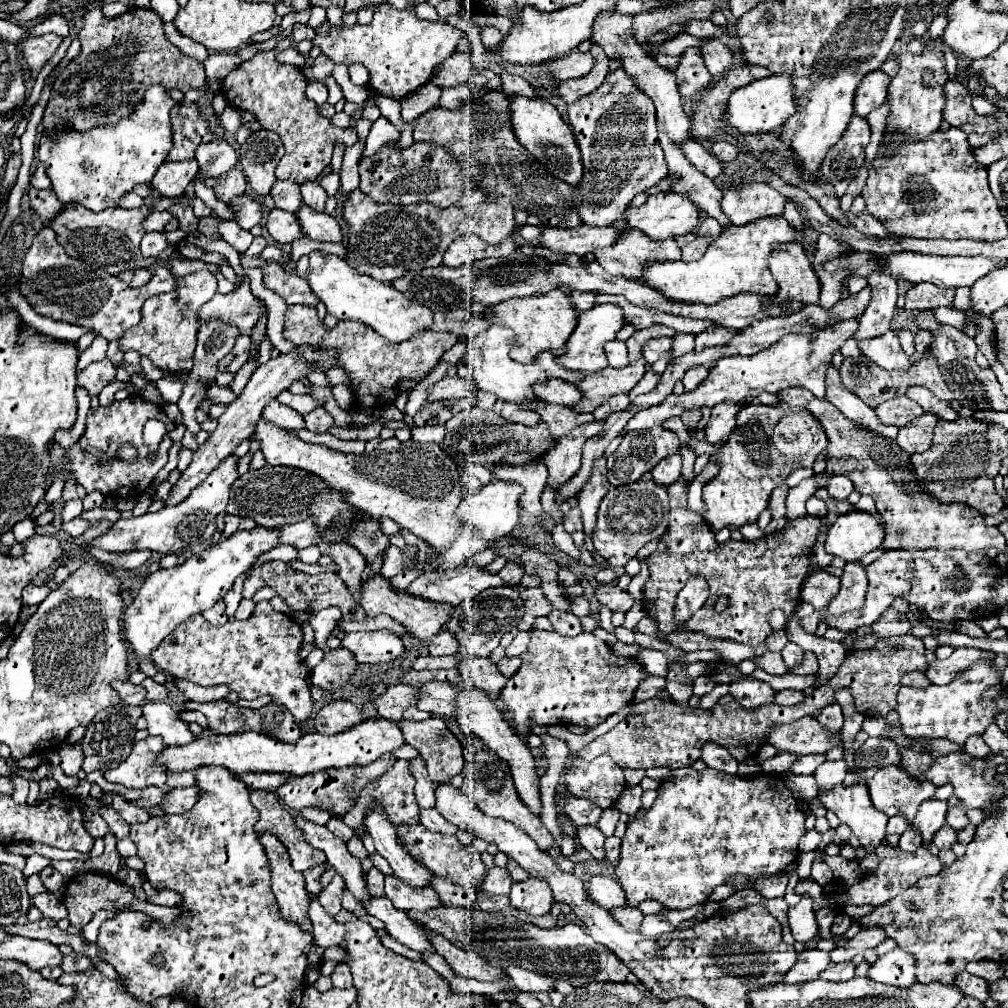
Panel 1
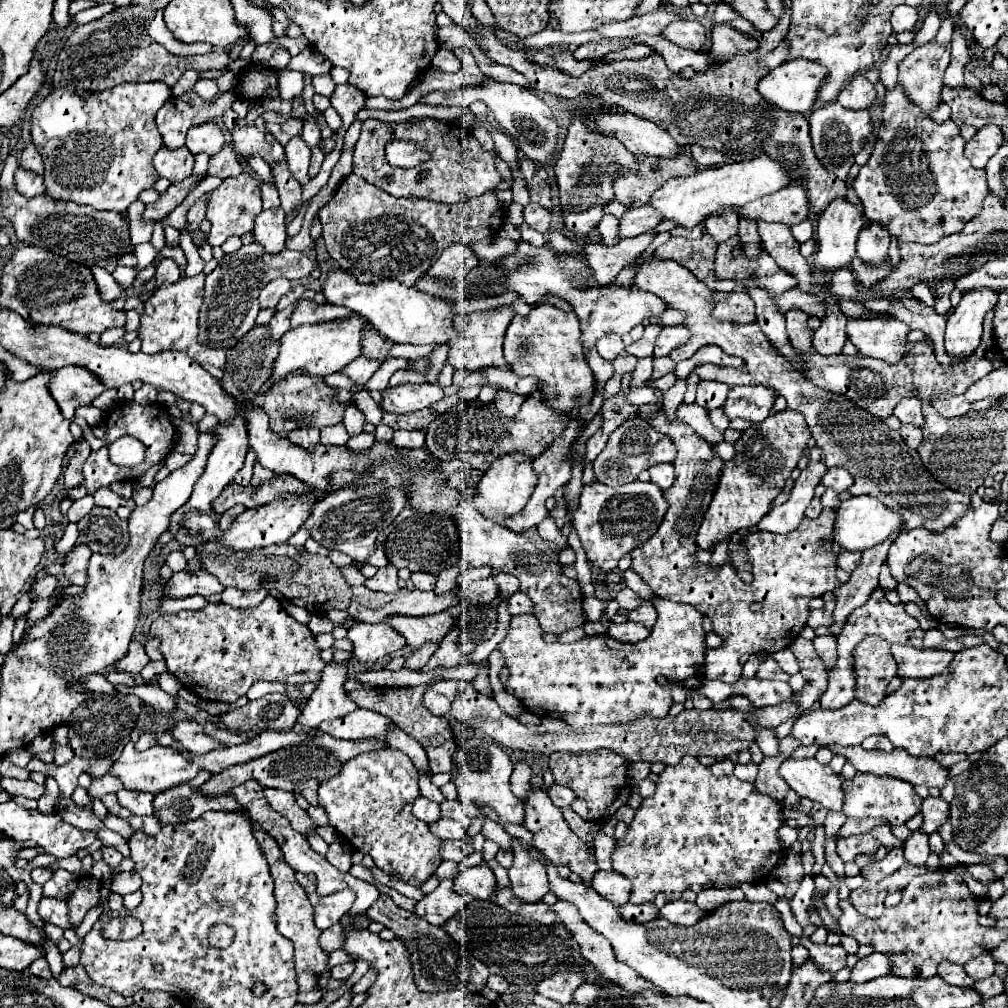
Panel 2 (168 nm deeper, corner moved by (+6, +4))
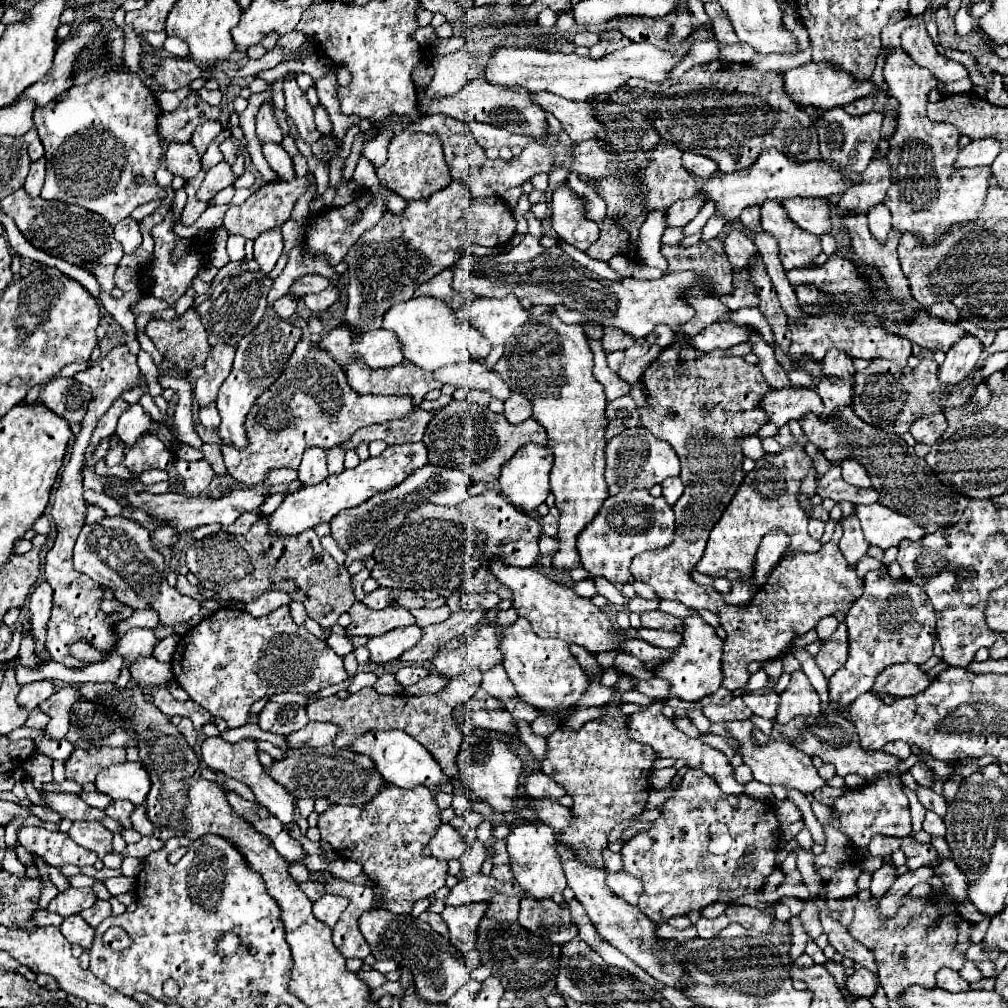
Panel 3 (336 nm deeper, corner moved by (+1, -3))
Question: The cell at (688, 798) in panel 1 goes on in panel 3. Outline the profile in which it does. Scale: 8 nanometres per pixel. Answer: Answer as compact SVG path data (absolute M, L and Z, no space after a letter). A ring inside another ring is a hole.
M689 770L683 776L675 796L661 806L661 816L649 832L633 836L621 850L623 868L643 880L643 894L639 908L653 922L667 922L673 916L685 916L693 910L701 910L709 904L731 902L747 892L755 892L763 886L765 878L775 870L775 854L779 842L779 822L773 808L747 794L729 796L723 794L711 776L701 770Z

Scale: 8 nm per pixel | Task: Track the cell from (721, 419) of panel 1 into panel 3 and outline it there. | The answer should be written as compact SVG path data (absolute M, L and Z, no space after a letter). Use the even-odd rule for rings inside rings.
M783 388L771 390L761 402L761 408L771 416L771 422L783 426L791 420L801 420L807 414L819 416L823 412L821 398L813 388Z

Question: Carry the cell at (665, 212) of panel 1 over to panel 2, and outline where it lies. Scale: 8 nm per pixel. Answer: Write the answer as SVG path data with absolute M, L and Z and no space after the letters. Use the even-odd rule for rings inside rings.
M756 157L750 161L728 163L716 169L702 169L702 171L696 171L692 177L680 177L680 179L666 181L660 189L656 189L648 205L660 211L664 219L676 221L676 225L692 229L700 221L704 221L708 215L720 213L720 209L724 207L744 207L756 197L764 197L774 191L780 191L792 181L794 179L790 179L780 169L780 165L772 161L770 157Z

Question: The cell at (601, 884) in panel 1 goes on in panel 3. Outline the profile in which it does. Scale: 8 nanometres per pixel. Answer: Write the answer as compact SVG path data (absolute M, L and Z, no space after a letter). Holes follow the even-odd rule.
M627 872L607 874L607 886L613 890L613 894L617 894L623 900L627 900L629 904L637 904L639 896L643 894L641 880L629 876Z

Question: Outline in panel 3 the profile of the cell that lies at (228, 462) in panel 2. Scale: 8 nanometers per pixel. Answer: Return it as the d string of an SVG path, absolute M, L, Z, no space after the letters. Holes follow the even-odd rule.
M267 308L267 314L261 318L261 324L257 324L257 328L253 328L253 332L249 332L249 336L245 336L239 342L237 352L235 352L233 370L229 378L221 384L219 398L217 398L217 410L221 414L221 424L217 432L223 442L235 444L237 448L245 448L245 444L249 444L245 436L245 428L243 428L245 416L255 404L257 396L265 392L277 380L277 376L281 376L295 344L301 340L301 334L303 332L299 326L279 318L273 310Z

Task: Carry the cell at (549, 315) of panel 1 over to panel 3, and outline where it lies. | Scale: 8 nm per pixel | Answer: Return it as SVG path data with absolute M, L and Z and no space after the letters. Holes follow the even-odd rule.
M553 316L547 324L525 324L525 326L521 326L521 328L509 338L509 342L507 342L507 346L505 346L505 352L503 352L501 360L495 364L493 370L503 378L505 384L511 386L513 392L523 394L523 396L533 404L533 418L547 430L547 436L555 442L555 446L553 446L555 464L553 464L553 470L551 470L551 492L555 494L555 506L561 510L561 518L559 518L559 528L557 528L559 550L557 550L557 554L553 556L553 566L555 566L557 570L571 570L571 568L579 566L579 552L577 552L577 546L575 546L579 532L597 516L597 512L601 510L601 504L609 498L609 488L607 488L607 482L605 482L605 476L603 476L603 472L605 472L605 444L607 444L607 442L605 442L605 428L607 428L605 406L607 406L607 400L605 400L605 388L603 388L603 386L595 380L595 376L593 376L593 352L589 350L589 344L587 344L587 338L585 338L585 330L583 330L583 326L577 326L577 324L571 324L571 326L569 326L569 324L565 324L565 322L563 322L561 318L557 318L557 316Z

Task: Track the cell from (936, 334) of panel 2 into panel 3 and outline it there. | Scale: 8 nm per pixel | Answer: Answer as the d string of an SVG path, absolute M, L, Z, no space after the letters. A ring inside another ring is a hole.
M857 212L857 216L845 216L845 218L841 218L841 222L845 228L849 228L849 234L853 240L851 246L853 246L853 252L857 254L857 258L863 264L879 268L885 282L889 284L891 296L899 304L909 304L909 306L921 310L917 300L913 300L909 282L905 280L901 266L899 266L897 240L899 240L901 232L897 232L897 228L891 228L889 240L885 240L885 244L881 244L879 240L873 240L873 236L867 228L867 216L863 212Z

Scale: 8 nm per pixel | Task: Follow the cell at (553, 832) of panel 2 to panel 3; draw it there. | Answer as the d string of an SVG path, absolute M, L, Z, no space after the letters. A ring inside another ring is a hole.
M557 844L557 852L561 856L561 864L567 876L567 884L569 888L575 892L575 898L583 904L583 908L587 910L593 926L597 928L597 932L603 936L603 940L607 940L609 944L613 944L617 950L621 950L623 954L627 954L635 964L639 964L647 974L651 974L655 980L663 982L665 986L671 986L675 990L681 990L681 980L685 980L685 968L681 968L681 964L677 964L677 956L675 956L675 940L669 940L669 946L665 948L665 952L659 950L661 944L665 944L663 938L659 938L655 934L655 922L651 922L641 910L639 906L631 906L625 904L625 900L621 900L619 896L615 896L613 892L609 892L607 884L605 884L605 872L589 866L585 862L581 862L573 850L569 850L563 844Z

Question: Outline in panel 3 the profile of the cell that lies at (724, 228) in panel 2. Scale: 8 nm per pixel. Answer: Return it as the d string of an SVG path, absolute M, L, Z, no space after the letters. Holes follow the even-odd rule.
M731 230L723 238L723 242L725 242L725 252L727 252L733 268L743 268L753 256L757 256L757 248L751 242L751 238L747 238L739 230Z

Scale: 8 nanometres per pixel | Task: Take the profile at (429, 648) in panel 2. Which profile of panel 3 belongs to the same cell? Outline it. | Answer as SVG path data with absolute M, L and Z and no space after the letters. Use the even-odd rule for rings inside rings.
M403 666L403 668L399 668L399 672L395 674L397 682L399 682L403 688L419 682L419 680L425 678L425 676L427 676L427 670L425 670L423 666Z

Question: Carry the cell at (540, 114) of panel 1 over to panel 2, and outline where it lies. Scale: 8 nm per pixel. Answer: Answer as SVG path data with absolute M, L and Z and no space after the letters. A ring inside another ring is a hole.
M490 81L486 85L480 87L462 87L458 91L432 91L424 97L420 97L420 103L428 103L428 105L460 105L460 107L468 107L472 101L484 101L498 127L510 135L514 139L514 143L518 145L518 149L532 161L540 163L540 165L552 165L552 157L556 153L558 147L558 123L550 111L550 107L546 105L546 101L536 95L534 91L520 87L520 85L512 85L512 83L498 83L498 81Z

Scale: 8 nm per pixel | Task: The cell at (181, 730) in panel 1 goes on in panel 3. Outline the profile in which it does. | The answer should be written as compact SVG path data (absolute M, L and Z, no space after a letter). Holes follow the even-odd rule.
M221 736L217 738L207 738L201 746L201 762L215 770L215 772L223 772L227 774L229 778L235 778L243 784L247 784L255 796L257 796L257 802L261 806L265 806L273 816L277 816L283 824L289 824L293 820L293 796L289 792L285 792L285 788L281 784L277 784L269 774L265 774L265 768L261 766L259 762L259 748L257 748L257 740L253 738L245 738L245 740L239 740L235 744L229 744L225 742Z

